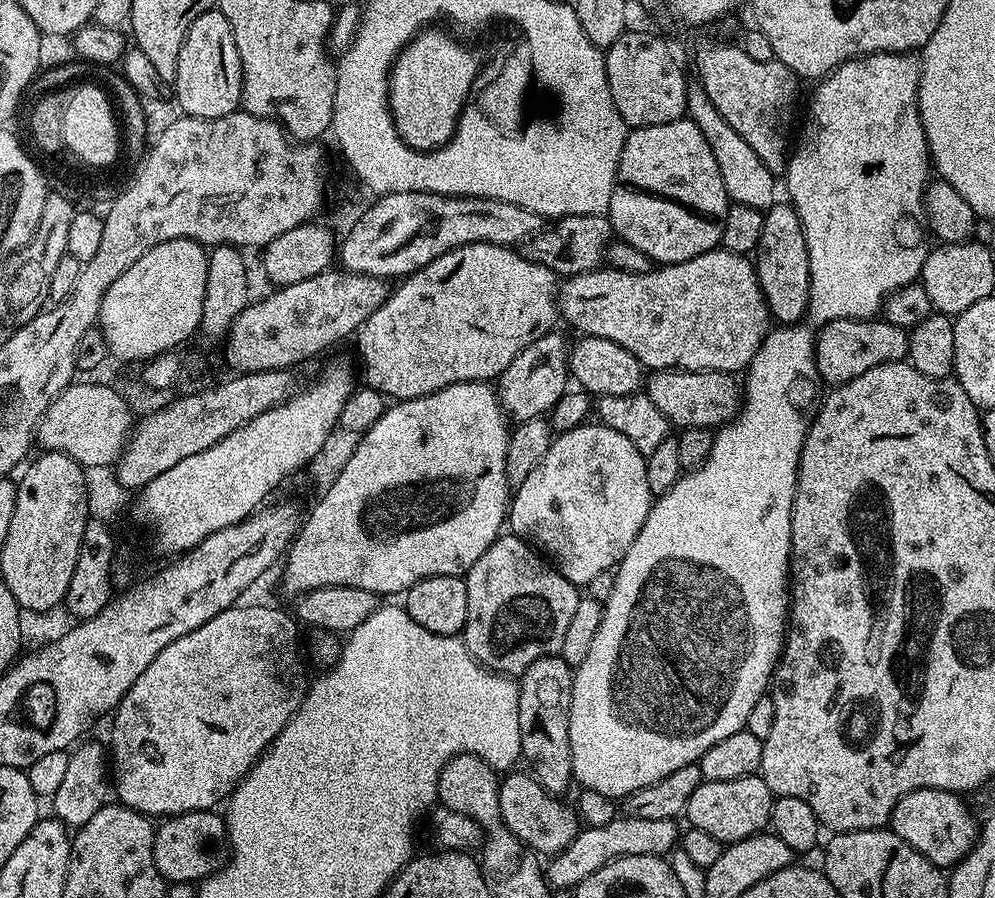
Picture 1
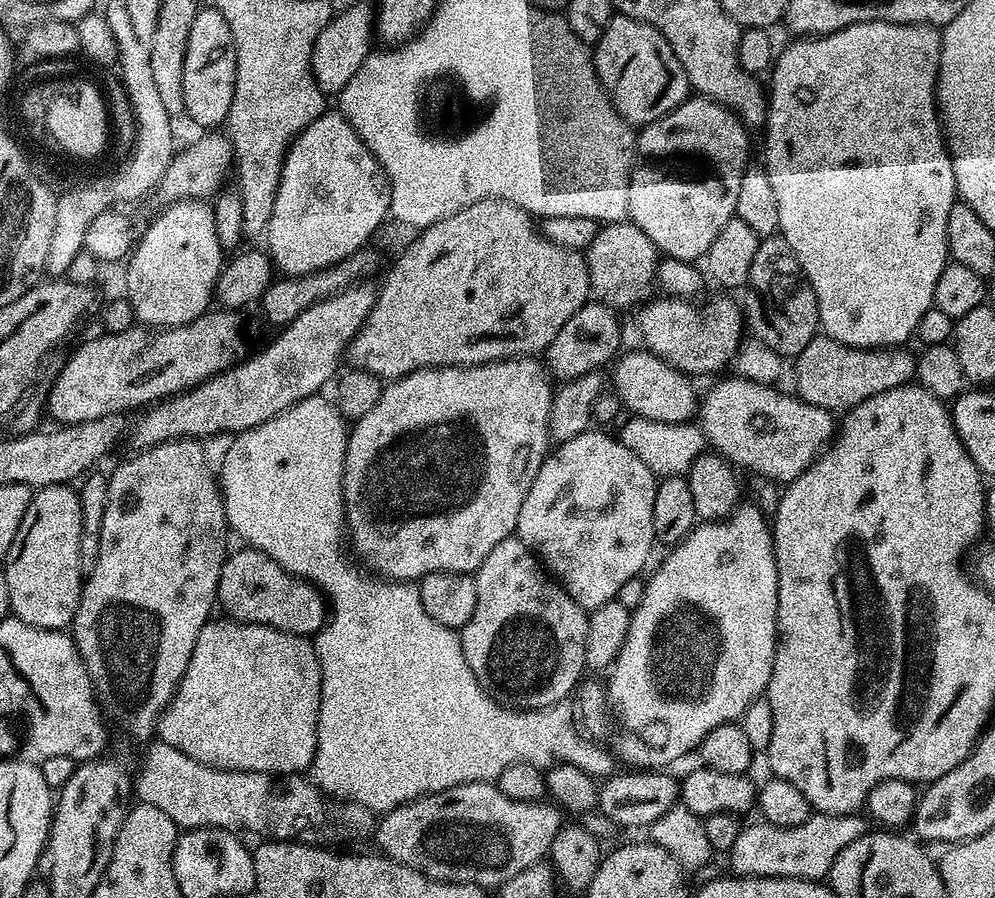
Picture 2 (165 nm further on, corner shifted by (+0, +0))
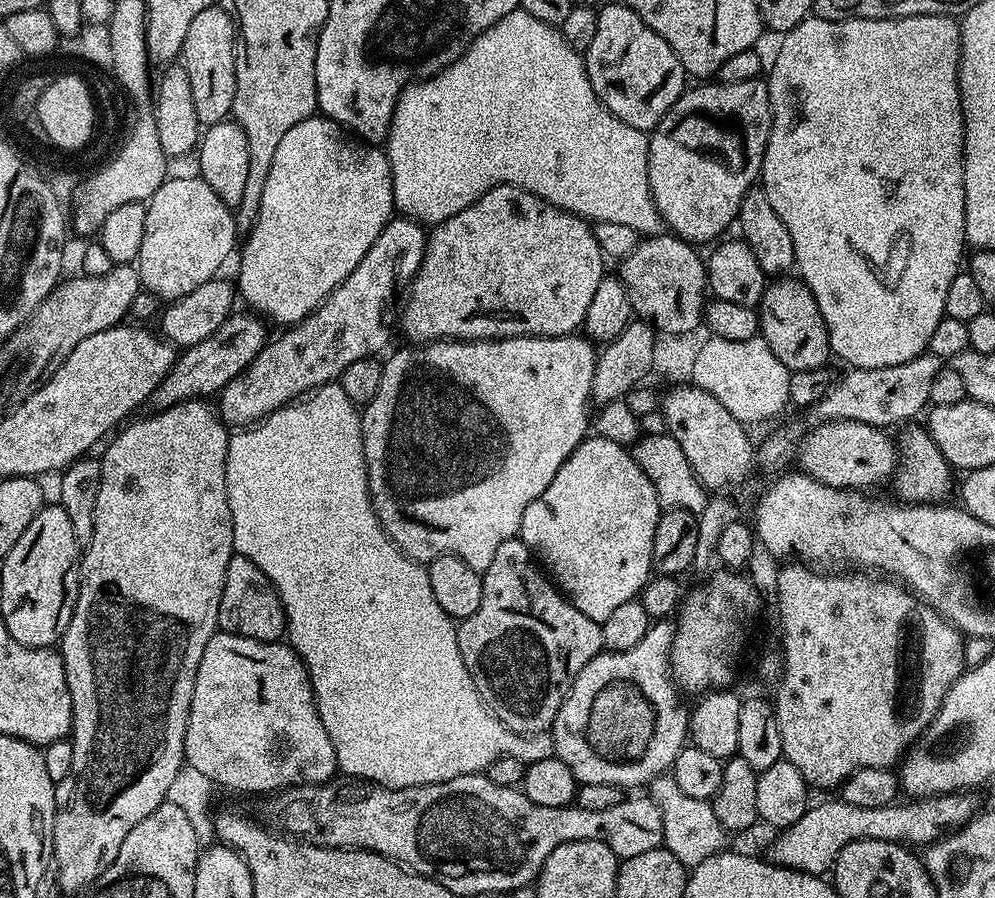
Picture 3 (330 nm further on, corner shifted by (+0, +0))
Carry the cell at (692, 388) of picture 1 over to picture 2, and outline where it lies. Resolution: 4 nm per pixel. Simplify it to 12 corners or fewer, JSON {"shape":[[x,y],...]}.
{"shape":[[737,374],[698,404],[737,469],[791,484],[833,413]]}

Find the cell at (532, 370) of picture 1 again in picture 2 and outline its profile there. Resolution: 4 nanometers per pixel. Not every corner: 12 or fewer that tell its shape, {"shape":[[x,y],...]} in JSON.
{"shape":[[609,305],[581,306],[546,349],[567,382],[611,365],[621,351]]}

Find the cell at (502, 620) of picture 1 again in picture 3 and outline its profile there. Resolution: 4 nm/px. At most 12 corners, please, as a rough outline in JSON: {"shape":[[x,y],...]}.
{"shape":[[519,538],[459,621],[484,705],[547,733],[600,625]]}

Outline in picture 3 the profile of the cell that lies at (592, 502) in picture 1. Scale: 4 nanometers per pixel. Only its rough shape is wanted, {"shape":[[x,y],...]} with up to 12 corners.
{"shape":[[592,434],[518,538],[601,625],[653,575],[661,513]]}

